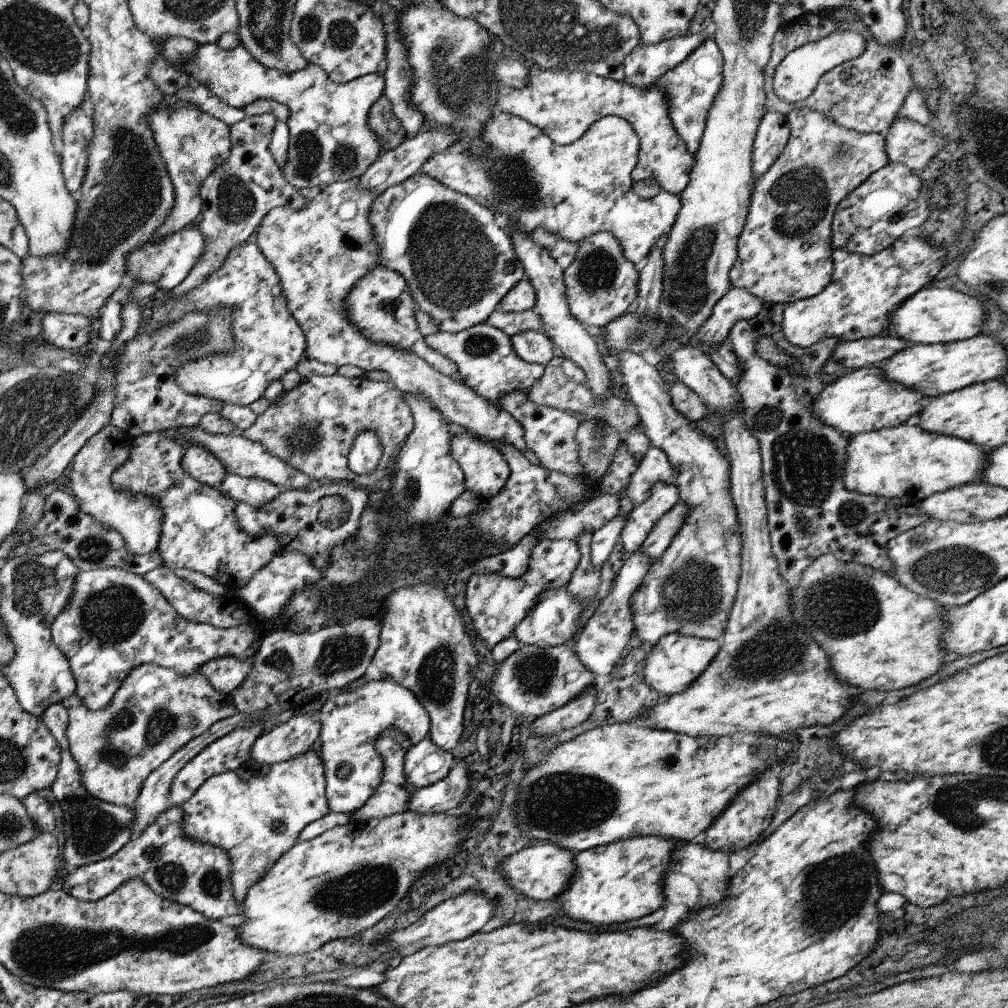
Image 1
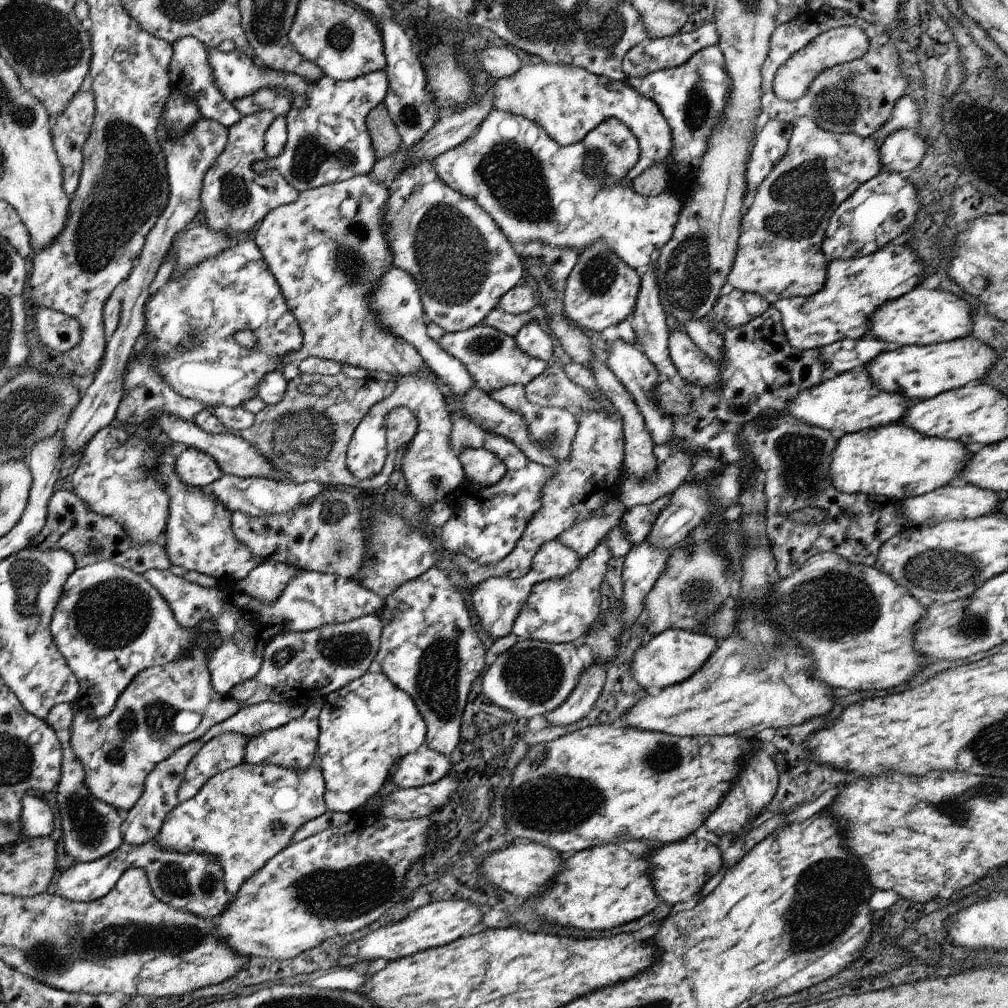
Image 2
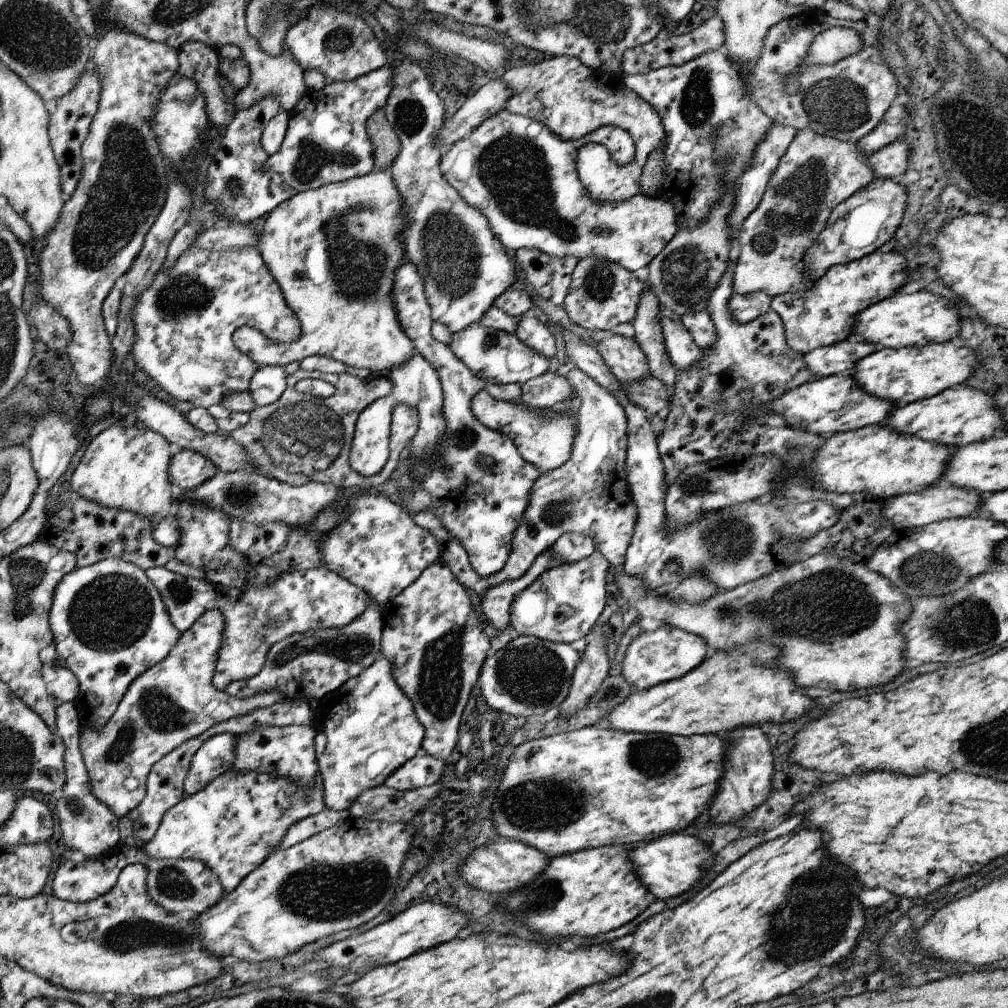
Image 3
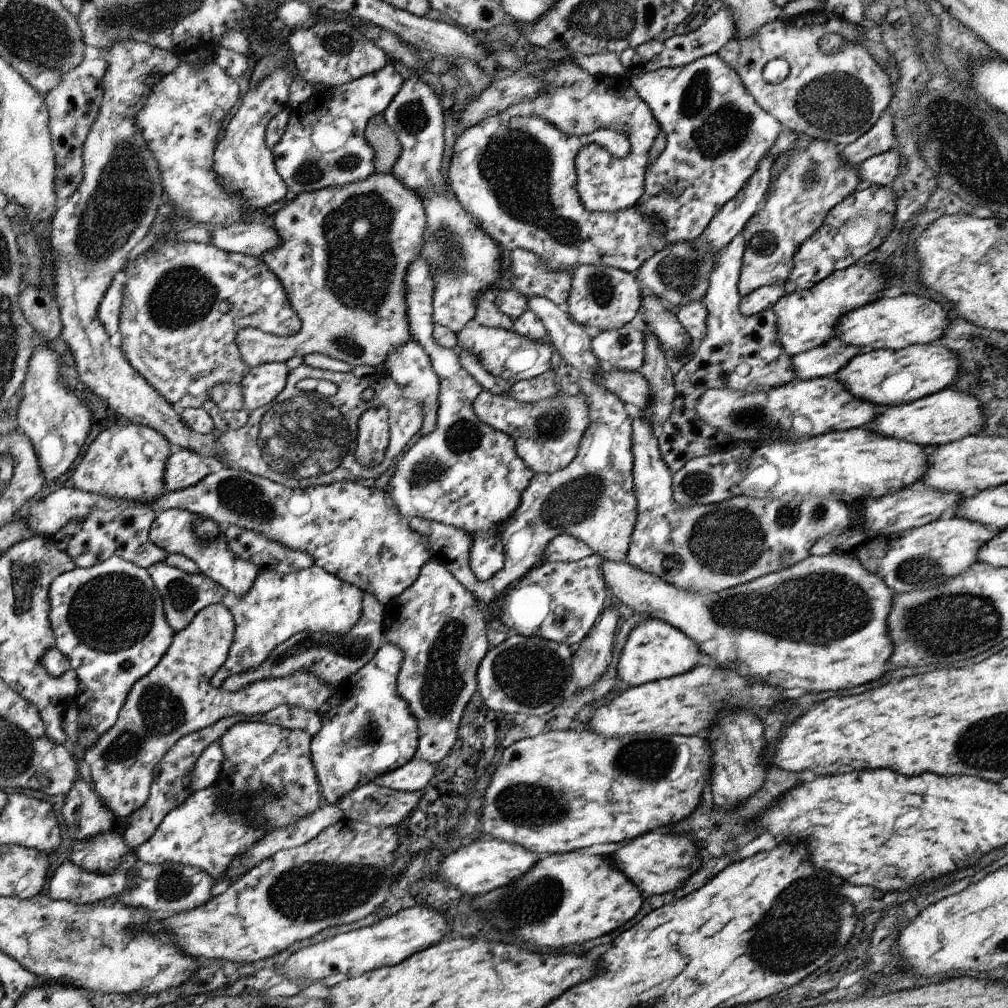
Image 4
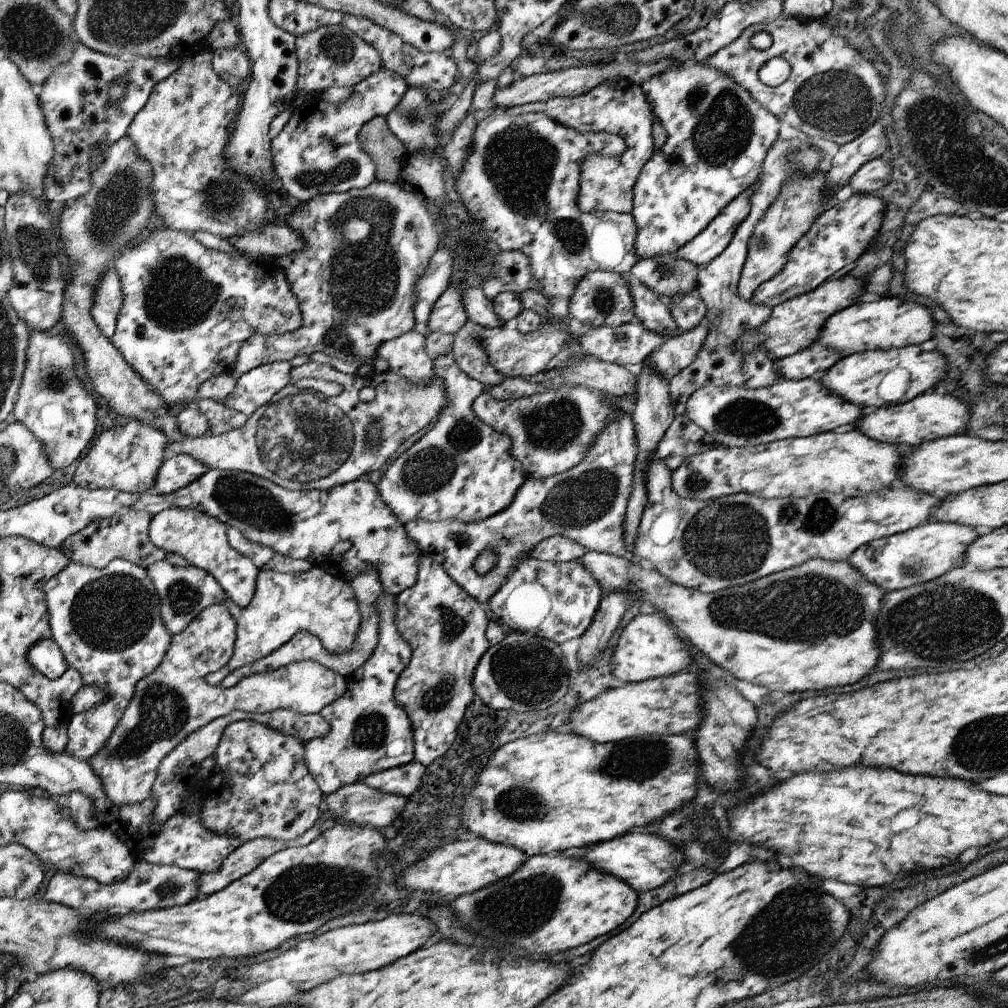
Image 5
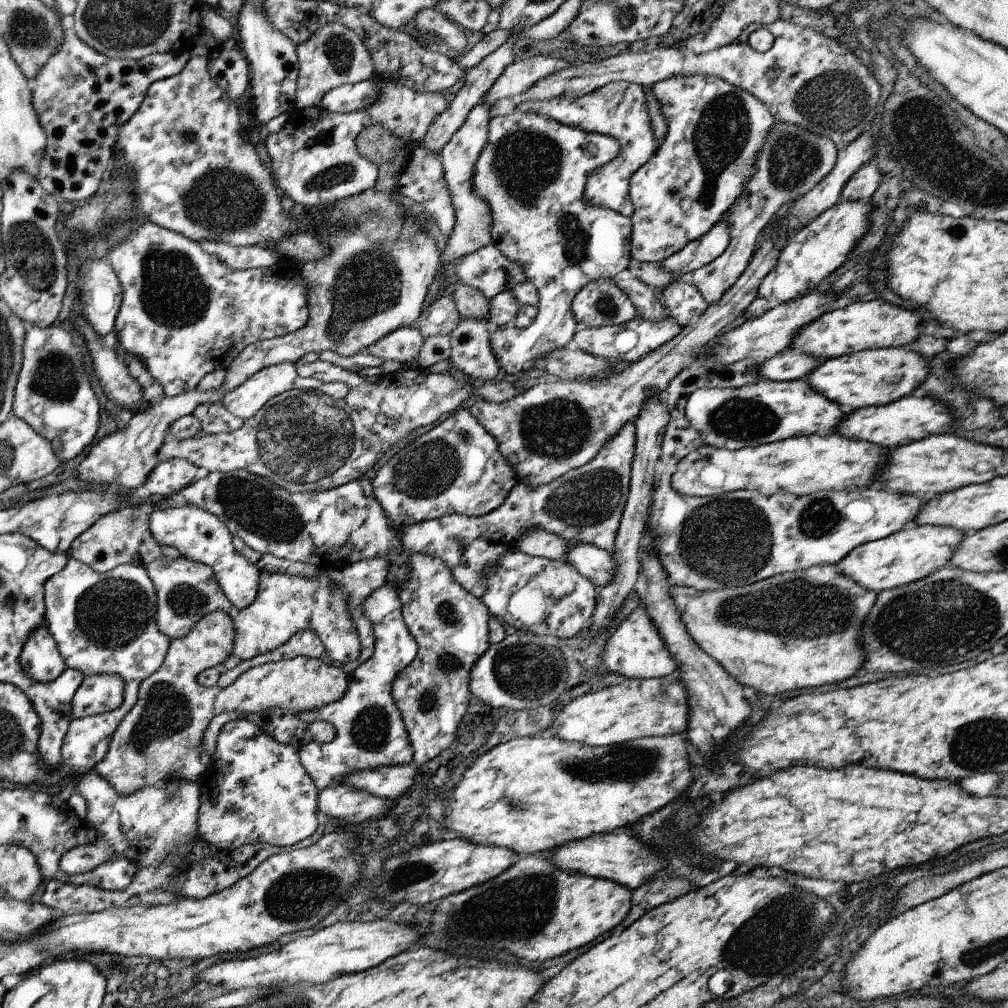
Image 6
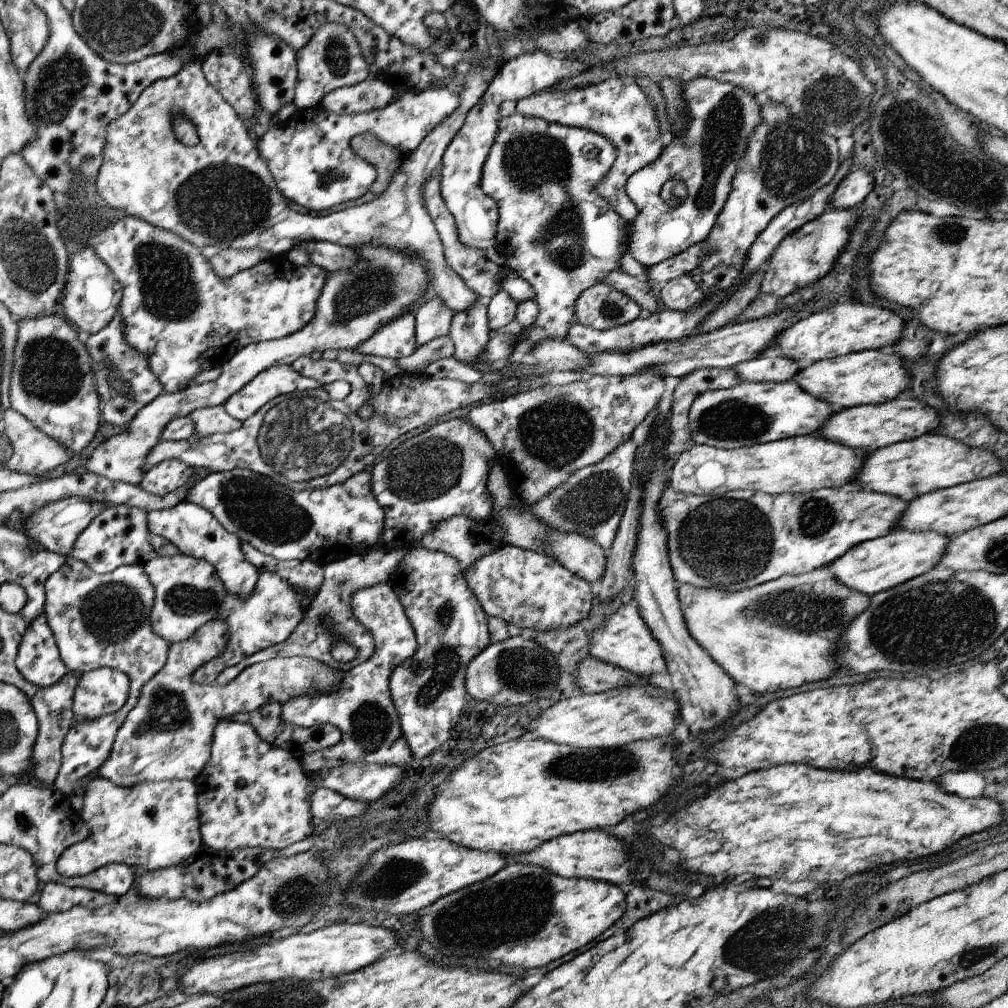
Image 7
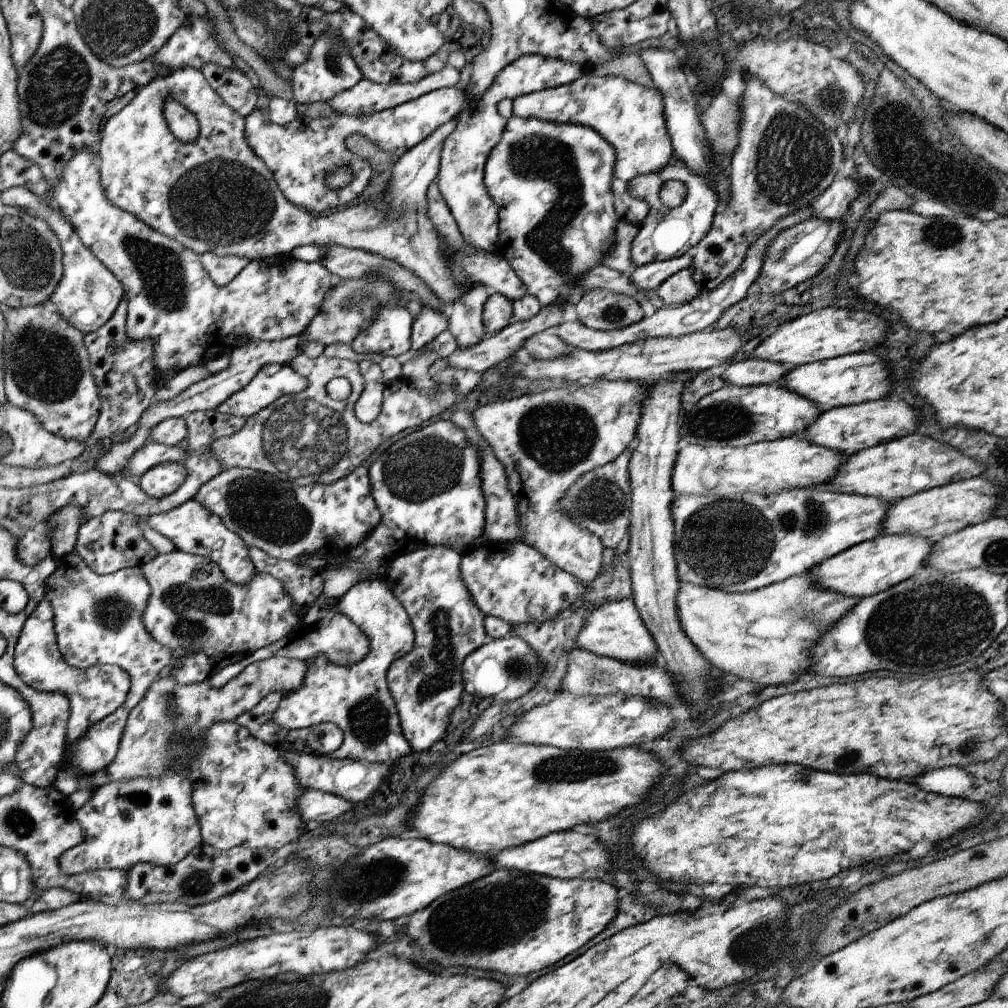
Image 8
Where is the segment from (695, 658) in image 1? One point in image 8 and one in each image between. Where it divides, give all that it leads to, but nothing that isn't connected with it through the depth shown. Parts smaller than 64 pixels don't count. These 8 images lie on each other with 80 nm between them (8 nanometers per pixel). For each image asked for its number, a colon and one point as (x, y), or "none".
2: (668, 658)
3: (667, 653)
4: (654, 650)
5: (648, 647)
6: (635, 650)
7: (624, 640)
8: (615, 630)

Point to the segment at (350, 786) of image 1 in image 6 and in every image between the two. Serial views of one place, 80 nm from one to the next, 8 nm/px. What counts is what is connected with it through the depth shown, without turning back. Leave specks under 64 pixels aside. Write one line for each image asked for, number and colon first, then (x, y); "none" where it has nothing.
2: (367, 726)
3: (366, 729)
4: (367, 730)
5: (368, 731)
6: (369, 732)

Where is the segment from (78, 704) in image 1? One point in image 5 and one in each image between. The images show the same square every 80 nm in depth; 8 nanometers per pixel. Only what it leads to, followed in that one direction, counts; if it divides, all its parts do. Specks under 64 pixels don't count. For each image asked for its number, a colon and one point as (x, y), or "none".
2: (117, 751)
3: (118, 756)
4: (175, 698)
5: (174, 700)

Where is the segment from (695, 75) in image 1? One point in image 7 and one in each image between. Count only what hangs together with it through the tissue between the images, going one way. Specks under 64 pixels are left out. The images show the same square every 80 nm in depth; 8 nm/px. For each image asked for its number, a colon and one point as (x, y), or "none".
2: (691, 96)
3: (711, 124)
4: (716, 134)
5: (717, 136)
6: (714, 130)
7: (679, 195)

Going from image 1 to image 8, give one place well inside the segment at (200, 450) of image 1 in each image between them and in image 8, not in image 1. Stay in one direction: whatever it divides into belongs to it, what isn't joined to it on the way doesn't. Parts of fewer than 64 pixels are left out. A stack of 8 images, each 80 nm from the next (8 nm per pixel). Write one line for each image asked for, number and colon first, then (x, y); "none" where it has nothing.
2: (196, 468)
3: (188, 469)
4: (184, 468)
5: (176, 472)
6: (170, 476)
7: (159, 480)
8: (160, 480)

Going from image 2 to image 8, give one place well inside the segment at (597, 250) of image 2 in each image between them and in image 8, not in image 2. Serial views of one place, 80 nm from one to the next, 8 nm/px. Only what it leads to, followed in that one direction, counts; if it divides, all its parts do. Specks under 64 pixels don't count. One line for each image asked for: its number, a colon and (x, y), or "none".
3: (601, 294)
4: (605, 297)
5: (602, 298)
6: (599, 303)
7: (600, 307)
8: (600, 309)

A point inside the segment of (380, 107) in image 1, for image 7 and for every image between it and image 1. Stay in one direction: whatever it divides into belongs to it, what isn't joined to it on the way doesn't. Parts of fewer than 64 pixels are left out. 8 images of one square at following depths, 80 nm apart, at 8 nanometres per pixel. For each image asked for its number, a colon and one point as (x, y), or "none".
2: (385, 139)
3: (385, 145)
4: (383, 141)
5: (387, 153)
6: (390, 154)
7: (385, 158)

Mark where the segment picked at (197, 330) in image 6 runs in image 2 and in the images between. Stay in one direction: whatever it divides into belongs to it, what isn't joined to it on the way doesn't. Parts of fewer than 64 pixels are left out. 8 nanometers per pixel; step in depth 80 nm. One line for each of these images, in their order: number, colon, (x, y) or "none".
2: (233, 291)
3: (184, 321)
4: (184, 303)
5: (186, 309)

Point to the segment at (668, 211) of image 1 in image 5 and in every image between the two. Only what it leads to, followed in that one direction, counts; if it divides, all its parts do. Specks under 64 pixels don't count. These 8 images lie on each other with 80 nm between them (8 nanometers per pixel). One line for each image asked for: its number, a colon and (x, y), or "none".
2: (535, 189)
3: (523, 177)
4: (515, 175)
5: (520, 183)

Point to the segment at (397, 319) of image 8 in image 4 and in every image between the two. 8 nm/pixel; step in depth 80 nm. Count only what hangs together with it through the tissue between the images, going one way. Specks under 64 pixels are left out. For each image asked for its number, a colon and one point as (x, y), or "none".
4: (410, 367)
5: (406, 355)
6: (403, 345)
7: (395, 340)

